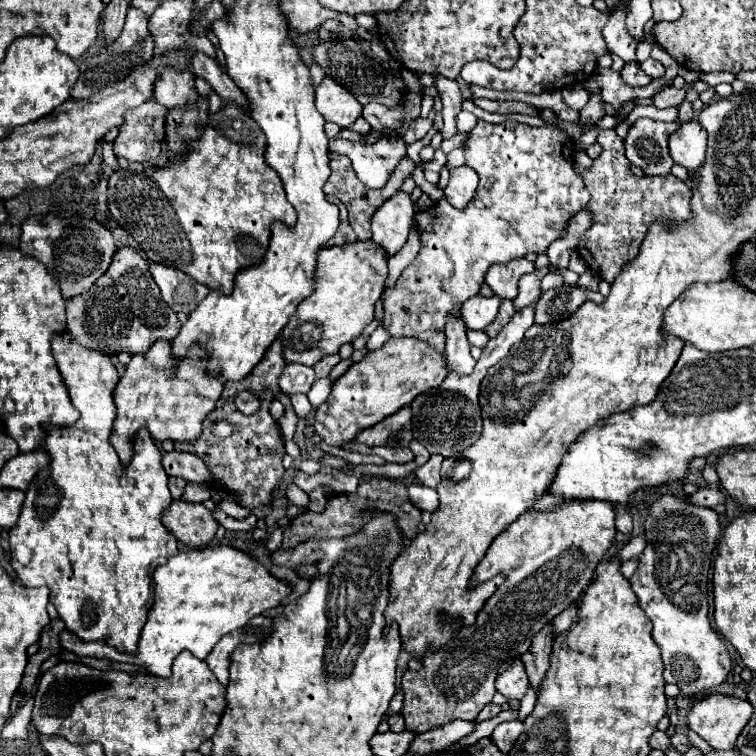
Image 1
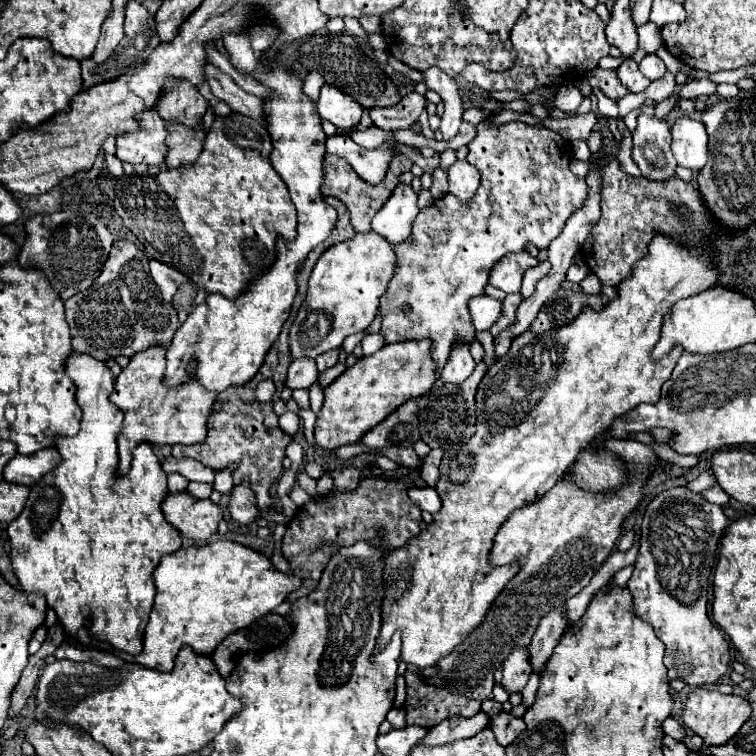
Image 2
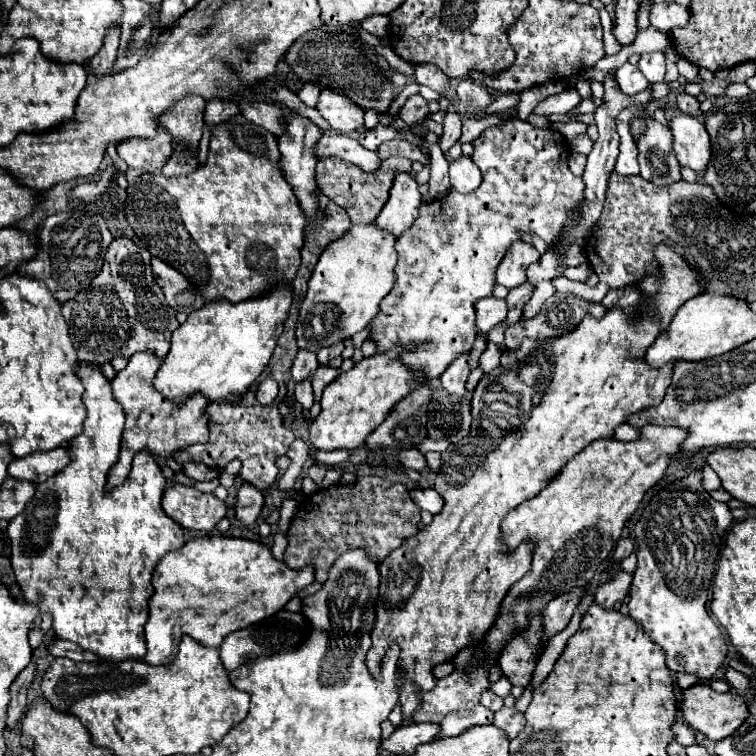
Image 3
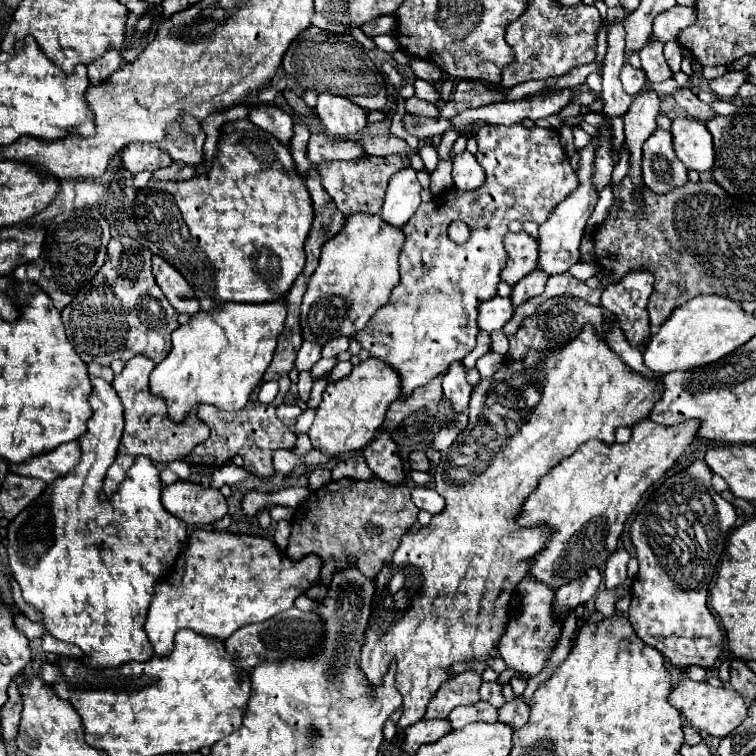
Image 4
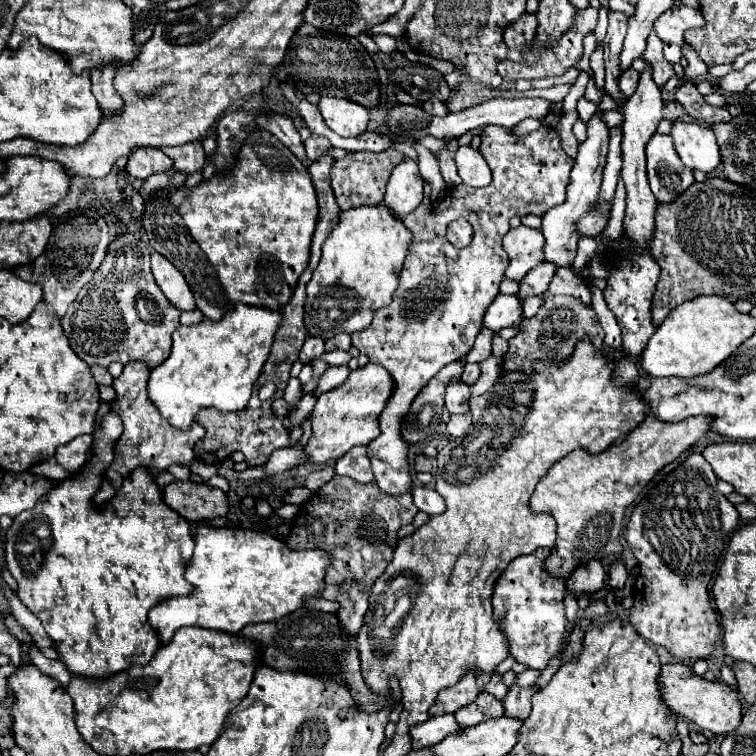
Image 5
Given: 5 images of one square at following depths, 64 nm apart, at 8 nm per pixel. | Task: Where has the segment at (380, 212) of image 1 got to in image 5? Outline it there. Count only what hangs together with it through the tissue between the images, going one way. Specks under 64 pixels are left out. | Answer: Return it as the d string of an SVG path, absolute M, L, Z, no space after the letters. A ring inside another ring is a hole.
M404 158L394 170L388 180L384 202L388 208L394 208L400 218L404 218L412 208L416 208L424 198L424 178L420 176L418 162L412 158Z

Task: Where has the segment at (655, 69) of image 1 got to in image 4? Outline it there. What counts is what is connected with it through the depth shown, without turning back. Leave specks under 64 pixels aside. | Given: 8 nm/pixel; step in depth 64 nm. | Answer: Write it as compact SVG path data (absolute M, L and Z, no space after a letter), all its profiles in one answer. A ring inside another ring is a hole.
M652 40L638 52L638 56L642 60L642 70L646 72L646 78L650 82L664 82L674 76L672 68L668 66L668 62L662 54L662 48L664 48L662 42Z

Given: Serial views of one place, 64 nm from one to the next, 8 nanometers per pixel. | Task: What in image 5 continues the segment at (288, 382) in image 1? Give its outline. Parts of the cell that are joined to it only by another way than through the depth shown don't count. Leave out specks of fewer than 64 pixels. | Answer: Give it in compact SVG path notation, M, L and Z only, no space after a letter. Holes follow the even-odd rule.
M308 336L302 350L300 350L300 360L302 360L302 364L308 364L308 360L318 358L322 352L324 352L324 338Z

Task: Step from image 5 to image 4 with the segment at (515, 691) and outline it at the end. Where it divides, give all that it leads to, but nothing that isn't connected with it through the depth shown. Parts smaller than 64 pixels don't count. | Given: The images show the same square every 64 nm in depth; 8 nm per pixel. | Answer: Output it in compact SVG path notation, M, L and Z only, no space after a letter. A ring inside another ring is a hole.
M514 696L514 700L506 702L500 710L498 710L498 720L512 724L514 728L520 728L528 722L530 716L530 706L526 704L524 696Z

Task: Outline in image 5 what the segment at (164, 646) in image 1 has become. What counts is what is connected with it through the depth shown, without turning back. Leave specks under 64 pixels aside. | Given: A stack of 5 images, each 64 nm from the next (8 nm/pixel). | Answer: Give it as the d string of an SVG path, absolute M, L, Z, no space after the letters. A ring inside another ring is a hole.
M200 526L194 554L186 564L186 580L194 584L190 596L164 600L148 614L162 644L182 626L202 626L222 632L240 632L248 624L274 622L302 608L306 598L318 598L326 586L326 568L332 556L326 550L292 550L270 532L248 528Z

